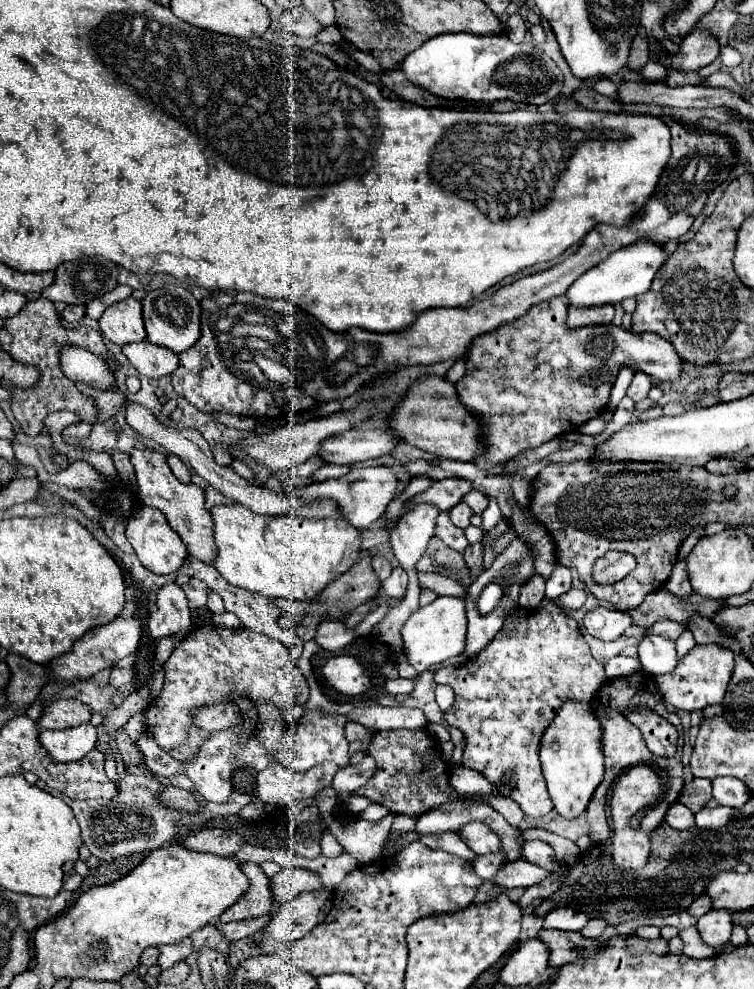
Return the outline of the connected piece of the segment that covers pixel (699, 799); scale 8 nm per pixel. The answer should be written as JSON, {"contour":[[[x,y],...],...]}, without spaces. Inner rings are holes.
{"contour":[[[693,779],[691,783],[685,785],[683,797],[679,799],[683,805],[687,805],[693,813],[701,811],[707,801],[711,799],[711,781],[707,779]]]}

